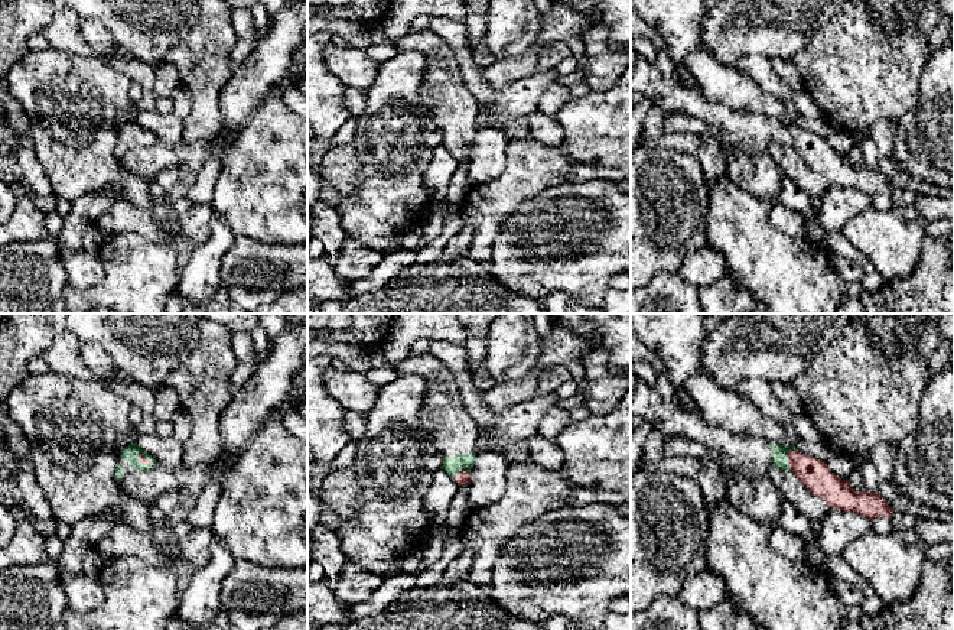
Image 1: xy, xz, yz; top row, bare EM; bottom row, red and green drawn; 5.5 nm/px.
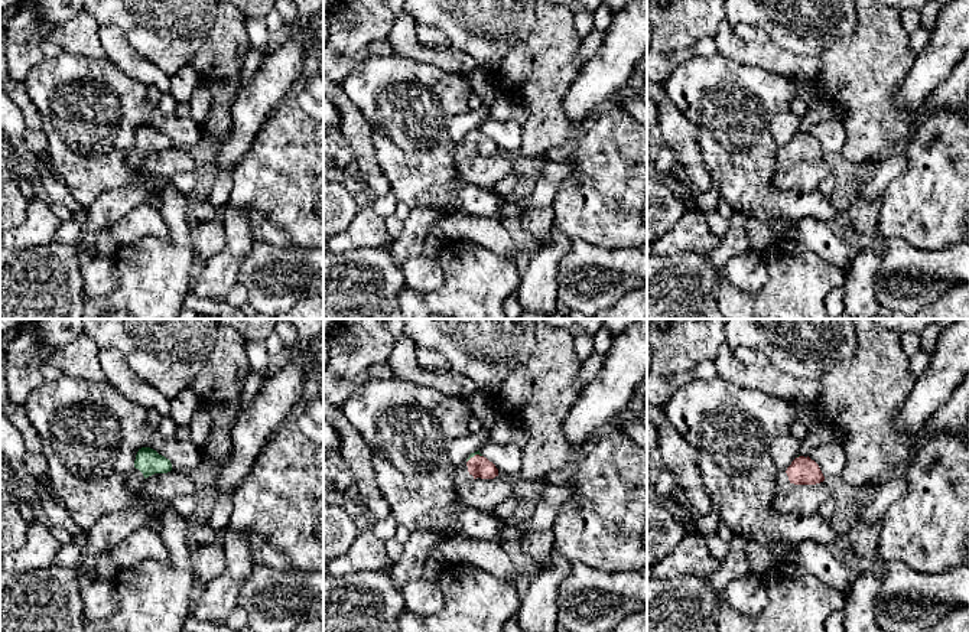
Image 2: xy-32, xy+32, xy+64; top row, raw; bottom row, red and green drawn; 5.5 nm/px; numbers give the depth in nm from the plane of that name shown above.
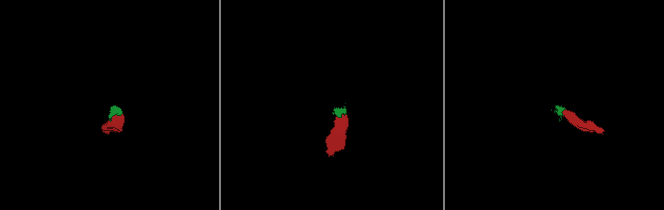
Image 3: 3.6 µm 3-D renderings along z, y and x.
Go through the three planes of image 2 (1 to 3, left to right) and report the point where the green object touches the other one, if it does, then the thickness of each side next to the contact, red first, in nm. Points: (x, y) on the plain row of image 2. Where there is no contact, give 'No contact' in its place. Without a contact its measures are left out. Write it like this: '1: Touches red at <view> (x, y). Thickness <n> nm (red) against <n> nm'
1: No contact
2: Touches red at xy+32 (475, 132). Thickness 120 nm (red) against 20 nm
3: No contact

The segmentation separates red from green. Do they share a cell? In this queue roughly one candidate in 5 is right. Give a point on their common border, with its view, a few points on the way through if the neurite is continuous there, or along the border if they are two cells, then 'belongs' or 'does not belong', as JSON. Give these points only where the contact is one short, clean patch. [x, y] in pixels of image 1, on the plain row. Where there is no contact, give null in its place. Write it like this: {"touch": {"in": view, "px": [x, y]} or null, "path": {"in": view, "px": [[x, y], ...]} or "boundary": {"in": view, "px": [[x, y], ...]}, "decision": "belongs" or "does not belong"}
{"touch": {"in": "yz", "px": [787, 133]}, "path": {"in": "yz", "px": [[814, 150], [787, 133], [778, 129]]}, "decision": "belongs"}

